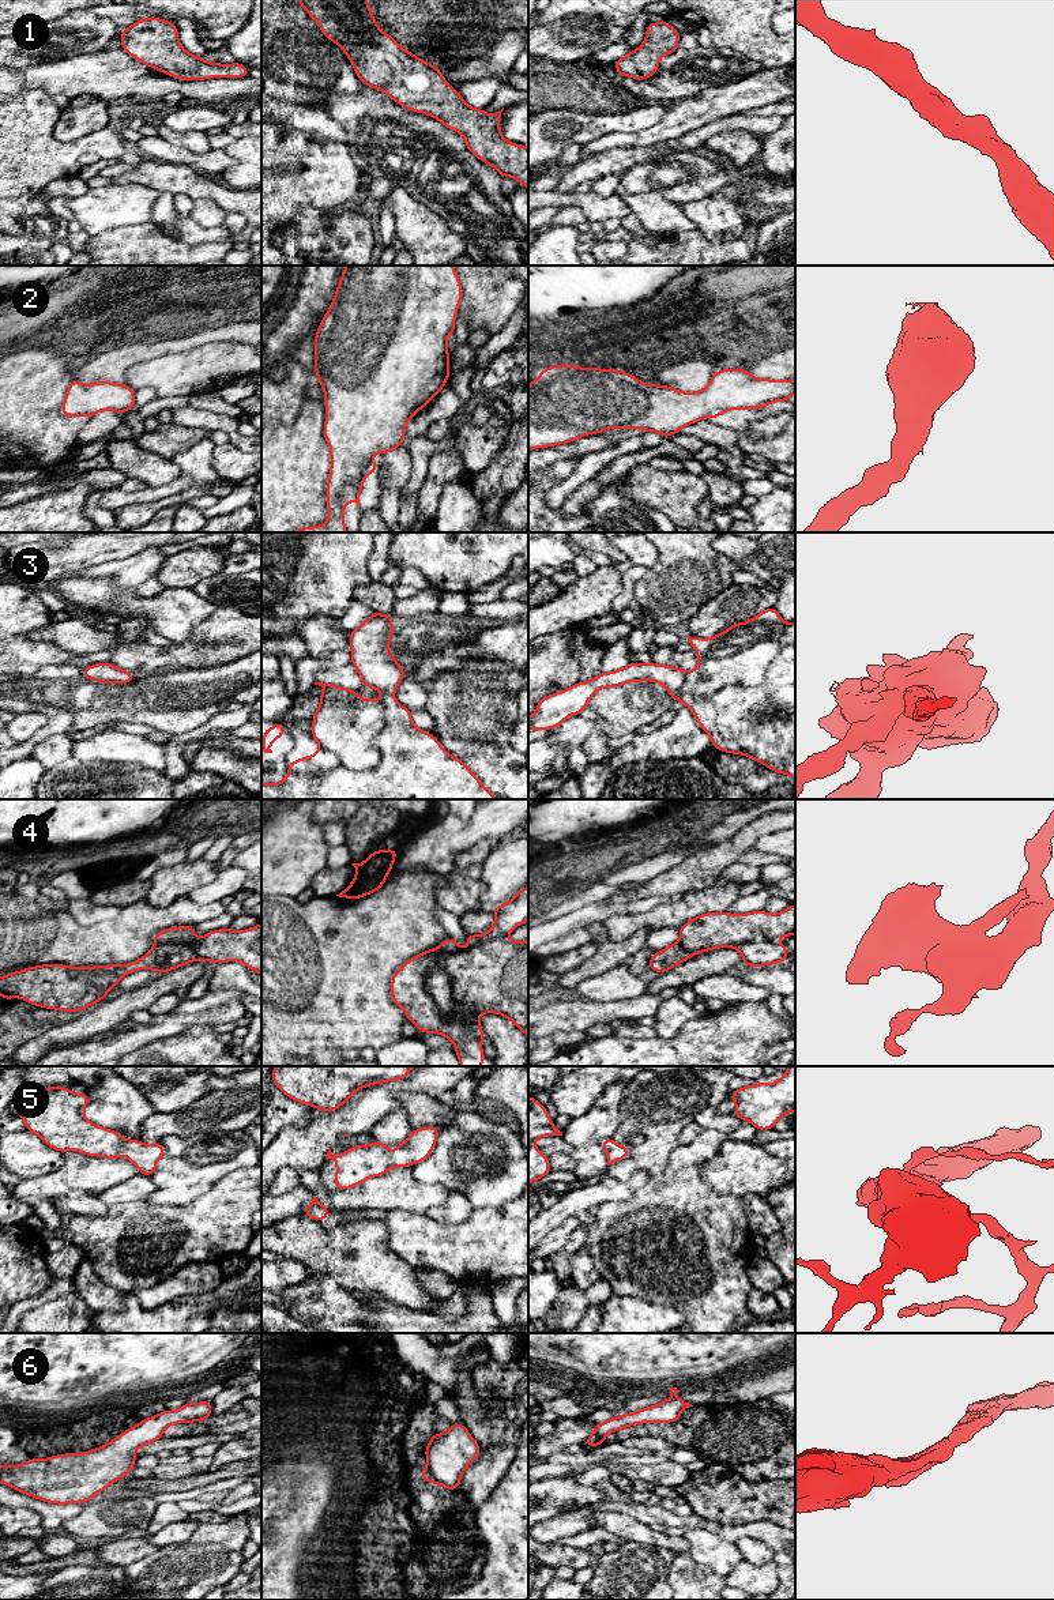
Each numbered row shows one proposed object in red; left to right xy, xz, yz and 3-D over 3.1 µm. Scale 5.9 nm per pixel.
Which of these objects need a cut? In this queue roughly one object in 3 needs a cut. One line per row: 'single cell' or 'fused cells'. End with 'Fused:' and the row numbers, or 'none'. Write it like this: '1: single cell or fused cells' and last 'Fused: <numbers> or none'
1: single cell
2: single cell
3: single cell
4: fused cells
5: single cell
6: single cell
Fused: 4

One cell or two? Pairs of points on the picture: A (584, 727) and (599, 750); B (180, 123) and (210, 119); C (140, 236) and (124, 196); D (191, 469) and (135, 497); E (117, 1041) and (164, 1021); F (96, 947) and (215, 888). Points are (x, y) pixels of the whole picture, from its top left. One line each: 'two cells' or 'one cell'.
A: two cells
B: one cell
C: two cells
D: one cell
E: one cell
F: two cells

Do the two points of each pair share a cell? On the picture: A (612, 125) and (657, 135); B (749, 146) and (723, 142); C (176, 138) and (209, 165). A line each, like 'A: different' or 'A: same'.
A: different
B: same
C: different

